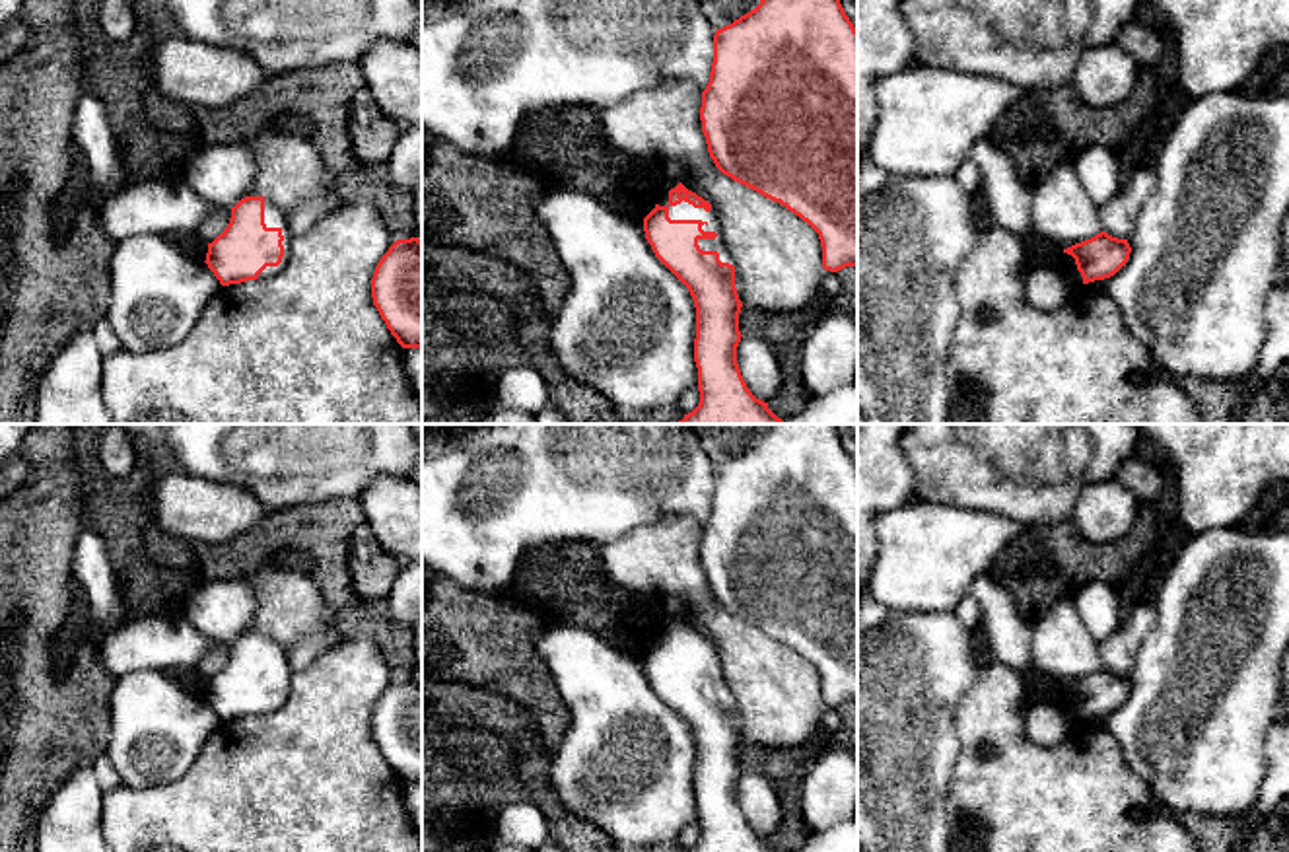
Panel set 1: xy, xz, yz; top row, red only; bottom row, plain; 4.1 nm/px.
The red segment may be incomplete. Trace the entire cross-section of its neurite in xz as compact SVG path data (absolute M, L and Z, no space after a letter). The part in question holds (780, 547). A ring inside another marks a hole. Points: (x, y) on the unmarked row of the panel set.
M772 424L754 445L717 465L710 517L702 527L700 556L710 593L723 611L780 638L819 669L824 706L838 708L857 702L857 465L840 440L838 424Z

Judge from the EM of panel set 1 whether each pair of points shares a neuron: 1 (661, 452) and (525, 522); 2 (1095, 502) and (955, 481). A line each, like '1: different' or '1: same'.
1: same
2: different

